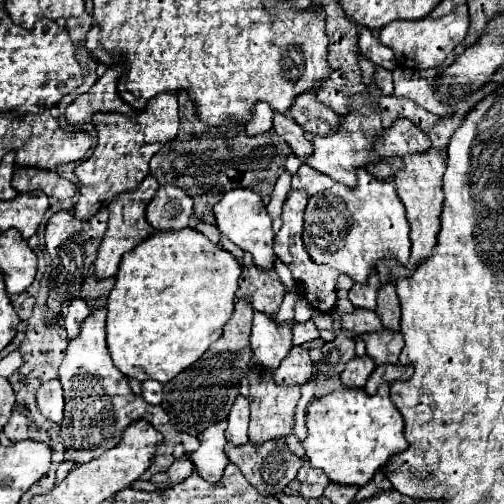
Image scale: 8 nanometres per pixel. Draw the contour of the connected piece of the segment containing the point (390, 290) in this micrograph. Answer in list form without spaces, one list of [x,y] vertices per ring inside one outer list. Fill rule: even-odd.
[[[384,284],[380,288],[376,314],[382,320],[384,328],[400,332],[400,302],[398,302],[398,294],[394,290],[394,284]]]

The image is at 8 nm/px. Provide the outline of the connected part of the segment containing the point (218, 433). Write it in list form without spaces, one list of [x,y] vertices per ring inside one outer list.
[[[224,420],[210,426],[208,430],[204,430],[198,436],[200,448],[190,454],[190,462],[194,464],[194,470],[210,484],[216,484],[216,480],[220,480],[220,476],[224,474],[224,468],[228,464],[228,458],[224,452],[224,446],[226,446],[224,430],[226,430]]]

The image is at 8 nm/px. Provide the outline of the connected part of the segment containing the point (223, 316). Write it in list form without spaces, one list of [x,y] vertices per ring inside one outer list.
[[[192,228],[156,232],[140,242],[122,258],[116,284],[108,298],[106,332],[114,366],[128,378],[136,378],[140,382],[158,380],[162,384],[192,366],[210,348],[210,344],[222,336],[222,328],[234,310],[234,294],[240,272],[242,268],[232,254],[214,246],[204,234]]]

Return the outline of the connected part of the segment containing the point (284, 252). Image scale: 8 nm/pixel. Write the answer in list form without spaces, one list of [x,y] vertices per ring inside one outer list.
[[[292,190],[286,204],[284,204],[284,212],[282,212],[282,228],[274,238],[274,254],[280,258],[280,262],[284,262],[290,272],[294,282],[300,284],[302,288],[302,296],[308,300],[308,304],[320,312],[328,312],[336,306],[336,280],[338,280],[338,272],[326,264],[312,264],[304,244],[302,244],[302,214],[304,208],[308,204],[308,198],[302,190]]]

